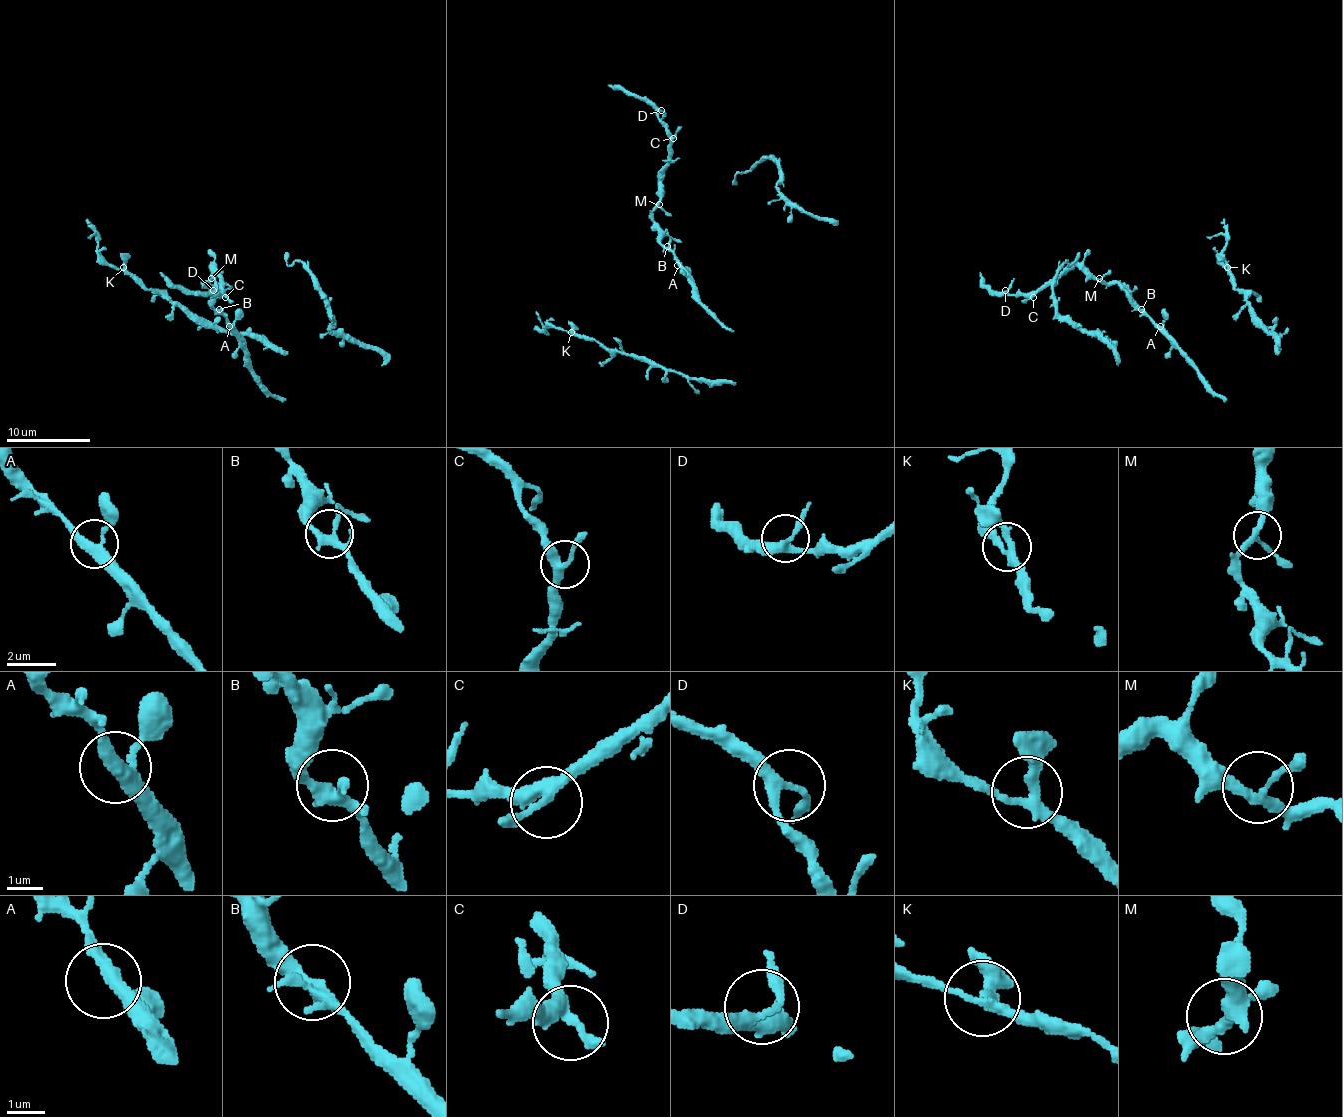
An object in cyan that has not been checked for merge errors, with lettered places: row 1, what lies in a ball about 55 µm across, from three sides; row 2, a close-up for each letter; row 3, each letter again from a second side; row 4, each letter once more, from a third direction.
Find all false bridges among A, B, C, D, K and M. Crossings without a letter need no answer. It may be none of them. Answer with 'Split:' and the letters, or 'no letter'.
Split: no letter

